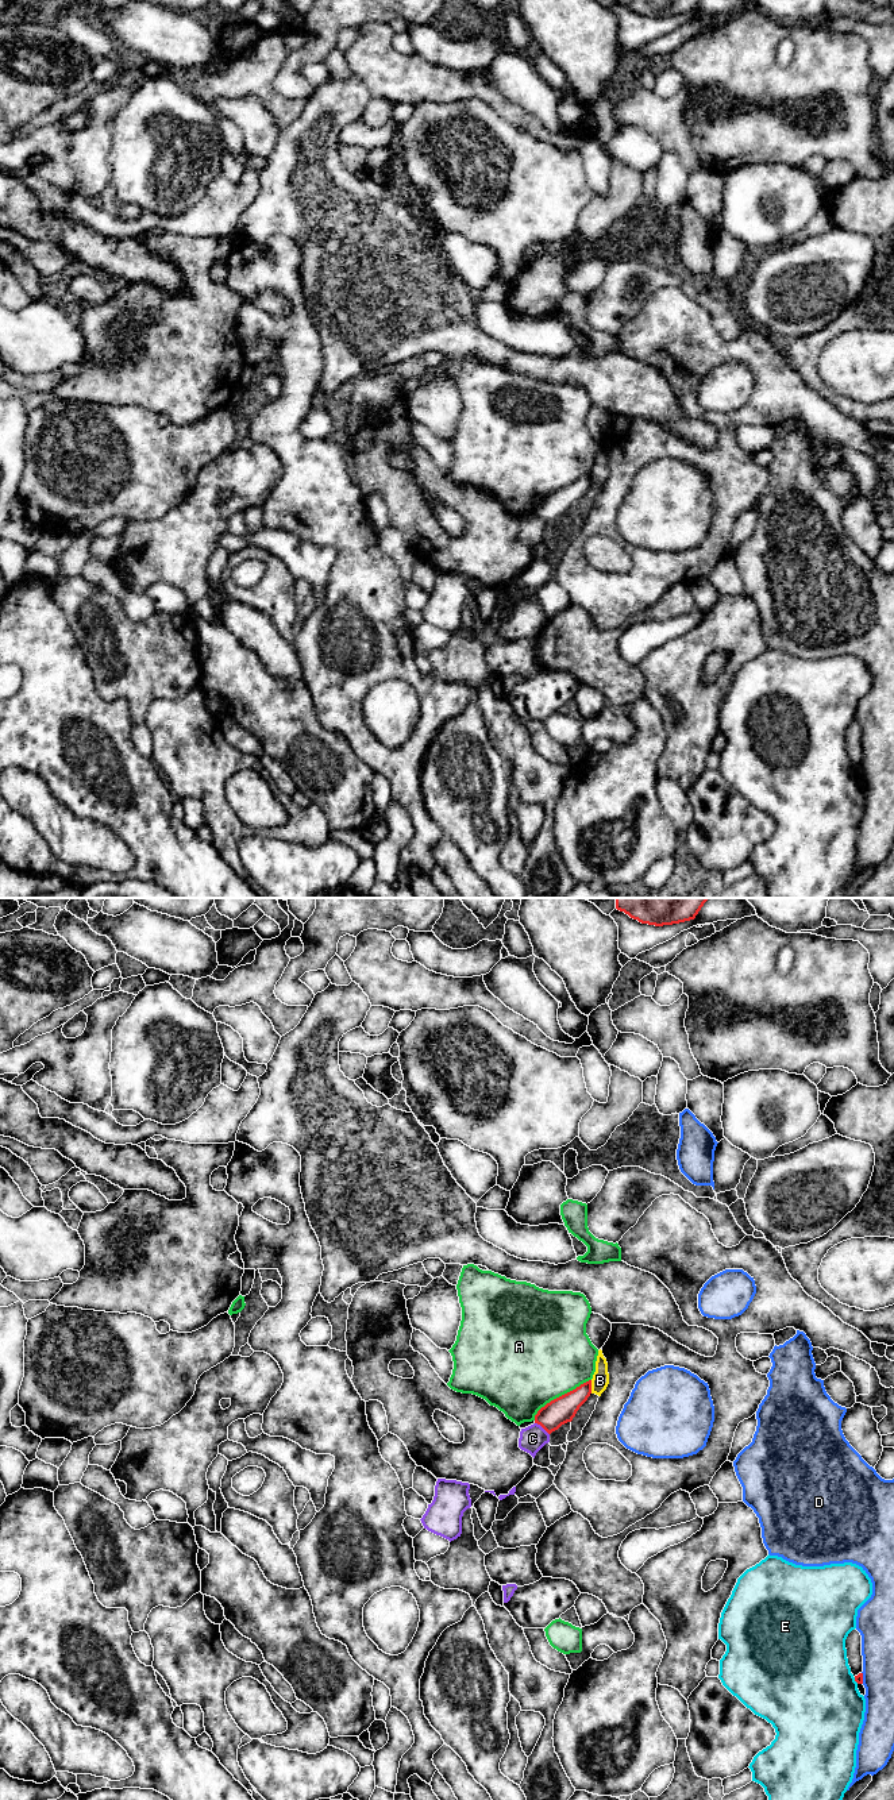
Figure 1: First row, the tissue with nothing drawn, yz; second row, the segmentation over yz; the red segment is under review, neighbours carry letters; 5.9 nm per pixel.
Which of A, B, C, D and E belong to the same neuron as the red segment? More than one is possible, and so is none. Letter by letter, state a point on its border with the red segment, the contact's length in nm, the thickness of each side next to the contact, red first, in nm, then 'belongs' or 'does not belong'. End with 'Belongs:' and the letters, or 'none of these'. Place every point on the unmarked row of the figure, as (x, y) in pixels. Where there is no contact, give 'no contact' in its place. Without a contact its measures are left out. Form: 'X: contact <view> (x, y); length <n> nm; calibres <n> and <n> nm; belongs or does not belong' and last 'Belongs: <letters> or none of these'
A: contact yz (559, 489); length 420 nm; calibres 160 and 500 nm; does not belong
B: contact yz (590, 480); length 80 nm; calibres 160 and 100 nm; does not belong
C: contact yz (542, 519); length 120 nm; calibres 160 and 160 nm; does not belong
D: contact yz (862, 770); length 70 nm; calibres 50 and 190 nm; does not belong
E: contact yz (855, 773); length 50 nm; calibres 50 and 500 nm; does not belong
Belongs: none of these

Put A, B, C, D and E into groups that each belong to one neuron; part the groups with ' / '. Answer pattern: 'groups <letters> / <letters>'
groups A / B / C / D / E

